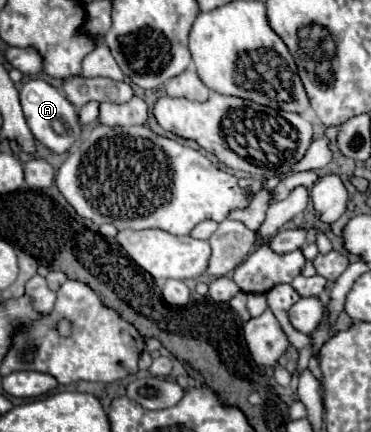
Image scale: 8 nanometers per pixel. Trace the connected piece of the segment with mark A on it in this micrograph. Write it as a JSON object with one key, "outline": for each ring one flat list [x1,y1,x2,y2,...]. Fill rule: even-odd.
{"outline":[[28,79,20,89,20,105,22,105,24,117,26,117,26,123,32,131,32,135,52,153,56,153,56,155,66,153,72,145,76,145,82,139,82,127,78,121,76,107,64,97,64,93,60,93,48,81]]}

